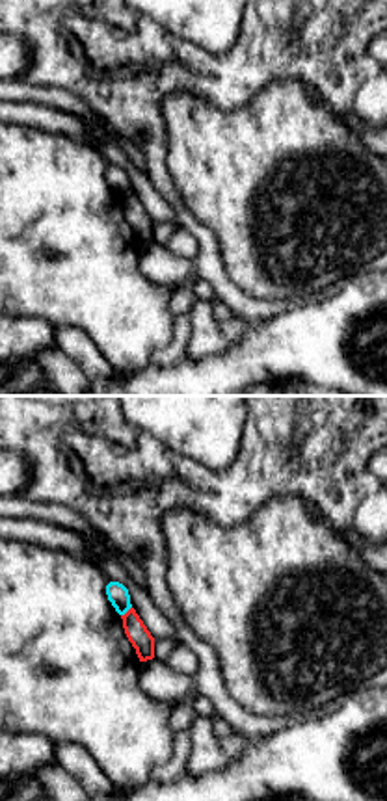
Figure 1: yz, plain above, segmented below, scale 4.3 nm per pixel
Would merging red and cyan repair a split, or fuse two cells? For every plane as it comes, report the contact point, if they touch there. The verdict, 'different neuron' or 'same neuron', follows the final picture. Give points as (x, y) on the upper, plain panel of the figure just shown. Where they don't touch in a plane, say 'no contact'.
meets red at (127, 196)

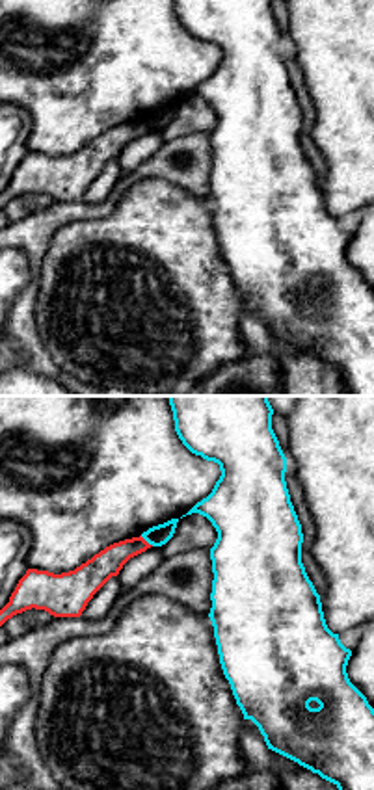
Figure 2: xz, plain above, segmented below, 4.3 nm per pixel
meets red at (146, 125)

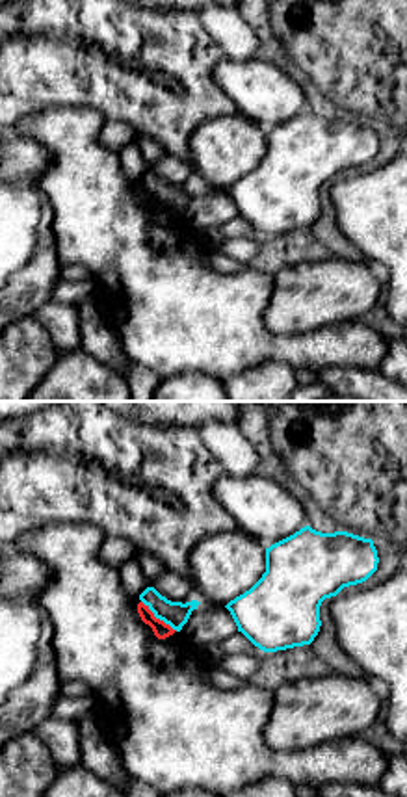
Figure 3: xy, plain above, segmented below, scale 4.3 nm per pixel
meets red at (158, 203)

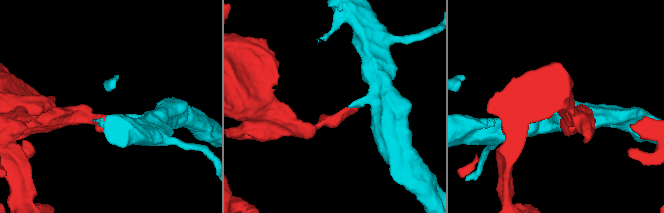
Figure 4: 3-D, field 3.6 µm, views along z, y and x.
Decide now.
different neuron

